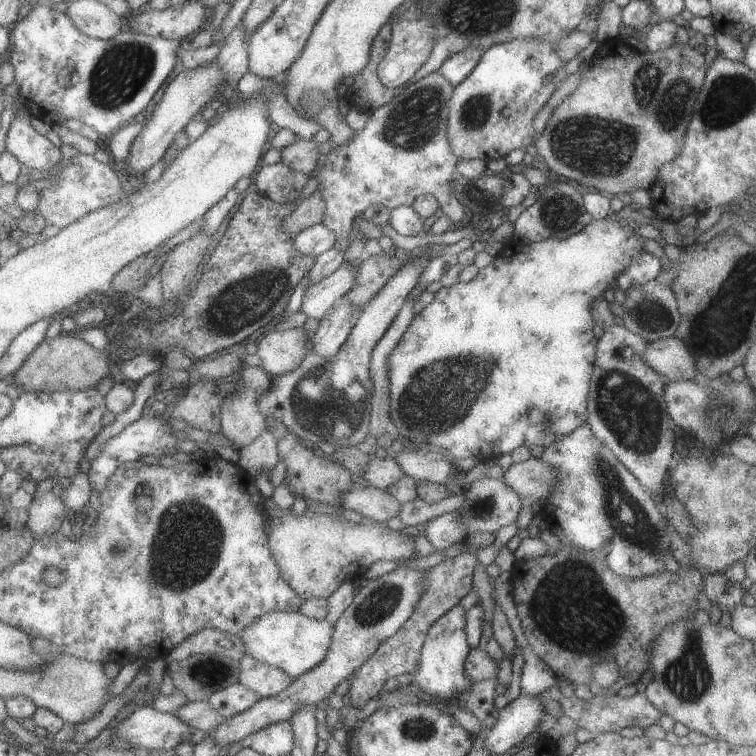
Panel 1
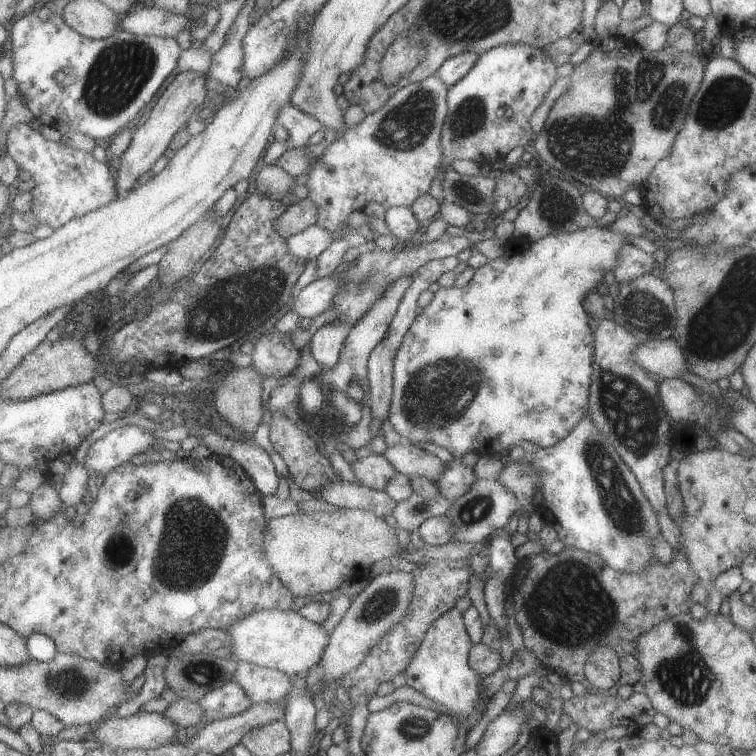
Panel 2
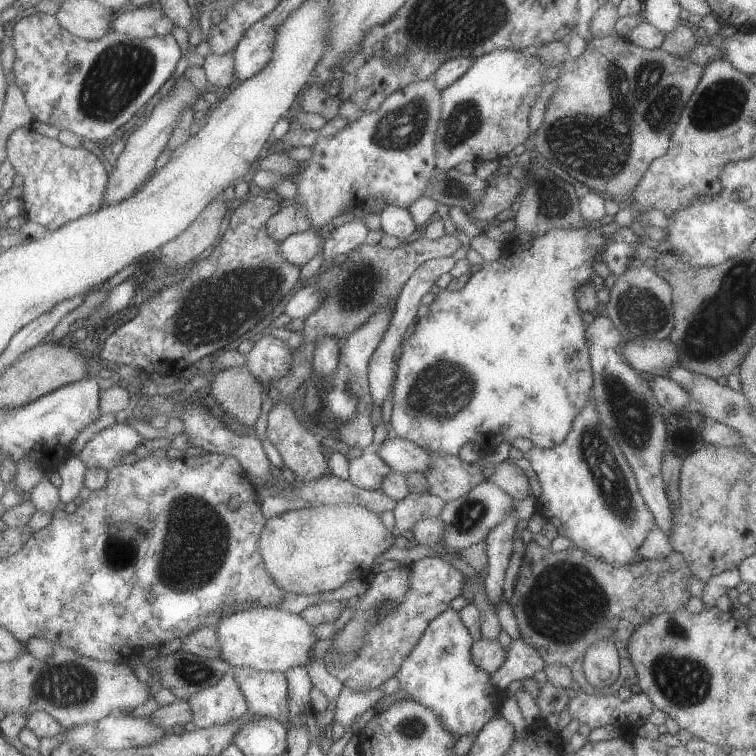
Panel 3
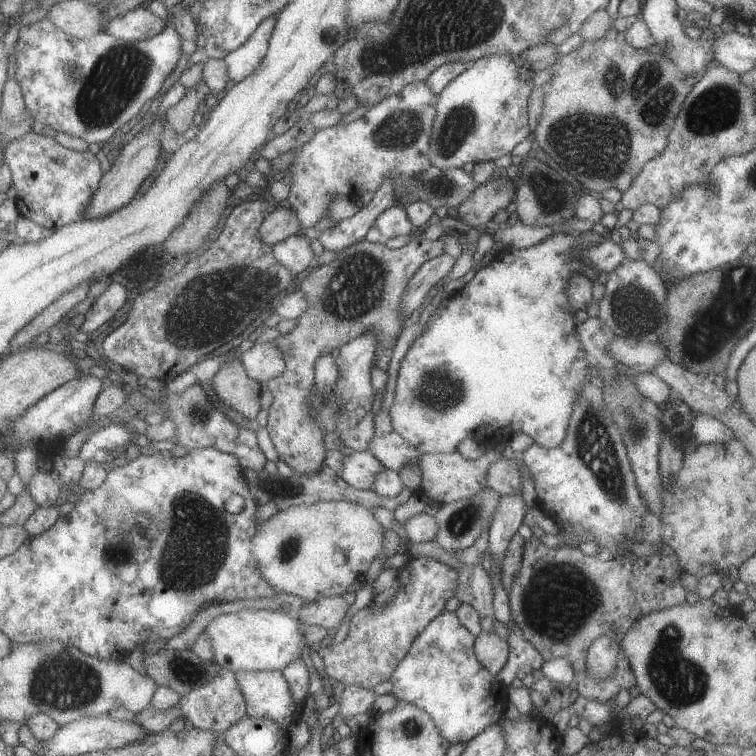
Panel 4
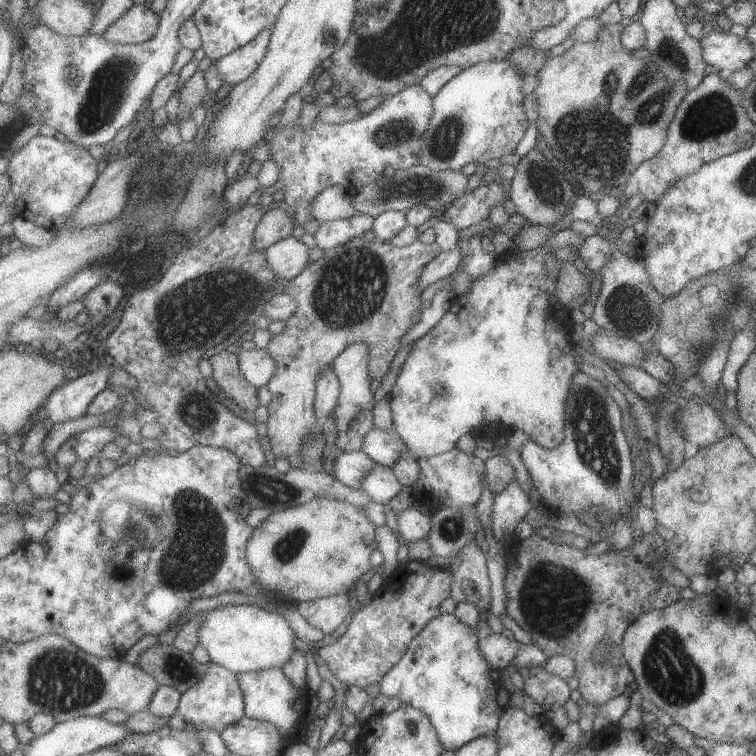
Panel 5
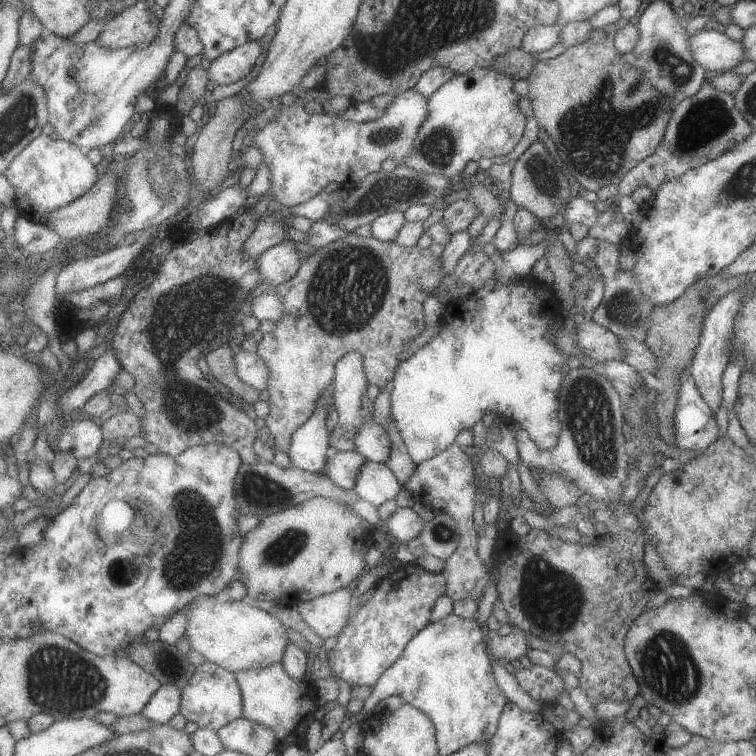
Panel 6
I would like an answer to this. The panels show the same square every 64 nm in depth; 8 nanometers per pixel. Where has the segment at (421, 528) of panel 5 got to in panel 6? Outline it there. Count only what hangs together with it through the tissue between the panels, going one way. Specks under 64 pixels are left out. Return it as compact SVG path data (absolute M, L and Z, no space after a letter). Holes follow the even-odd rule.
M397 508L389 520L381 525L397 543L406 543L418 538L423 532L425 521L415 509Z

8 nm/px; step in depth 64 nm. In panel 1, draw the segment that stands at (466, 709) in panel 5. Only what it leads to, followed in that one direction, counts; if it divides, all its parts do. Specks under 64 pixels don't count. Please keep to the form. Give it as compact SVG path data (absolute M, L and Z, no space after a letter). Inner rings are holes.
M458 604L431 627L430 634L422 648L420 667L413 674L413 684L445 702L447 699L454 701L455 697L470 689L474 684L474 680L469 678L465 670L466 660L472 651L466 631L467 611L462 604Z

